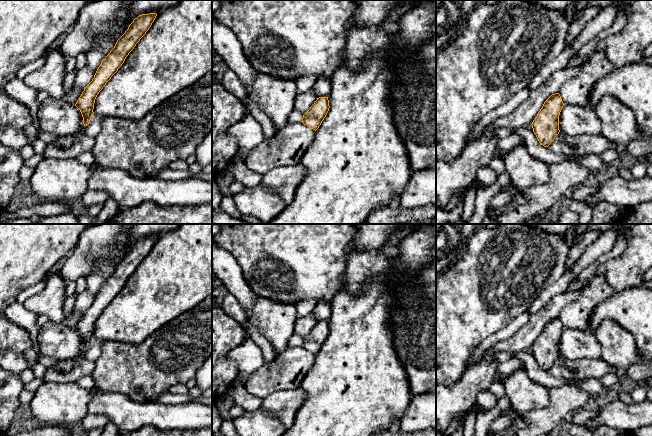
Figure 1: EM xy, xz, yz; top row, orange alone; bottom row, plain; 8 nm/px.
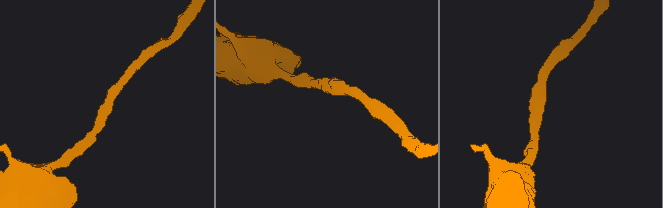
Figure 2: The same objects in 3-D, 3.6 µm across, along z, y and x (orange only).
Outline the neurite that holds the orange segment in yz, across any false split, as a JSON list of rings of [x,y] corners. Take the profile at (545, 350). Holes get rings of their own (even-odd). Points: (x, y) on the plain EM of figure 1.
[[[552,318],[531,348],[539,367],[544,371],[548,371],[560,356],[559,339],[563,330],[560,318]]]

